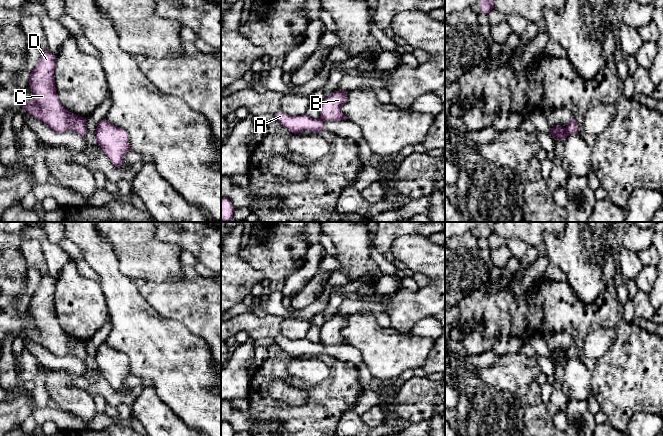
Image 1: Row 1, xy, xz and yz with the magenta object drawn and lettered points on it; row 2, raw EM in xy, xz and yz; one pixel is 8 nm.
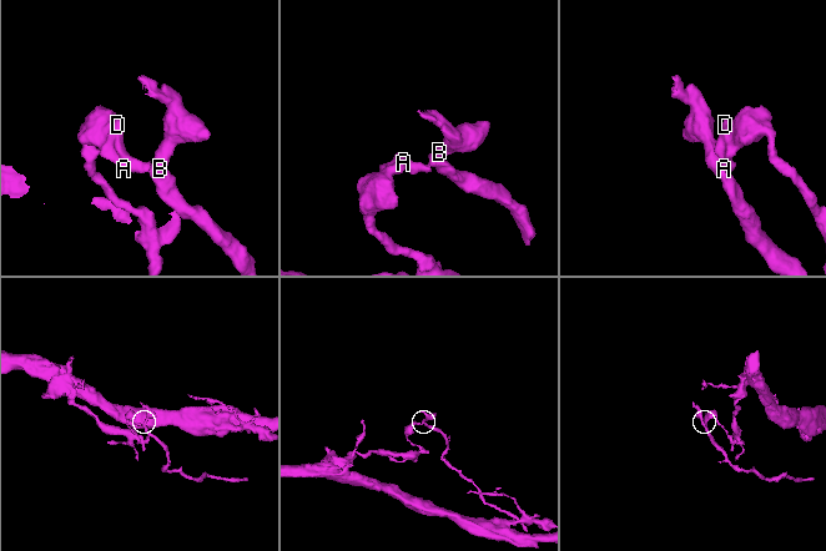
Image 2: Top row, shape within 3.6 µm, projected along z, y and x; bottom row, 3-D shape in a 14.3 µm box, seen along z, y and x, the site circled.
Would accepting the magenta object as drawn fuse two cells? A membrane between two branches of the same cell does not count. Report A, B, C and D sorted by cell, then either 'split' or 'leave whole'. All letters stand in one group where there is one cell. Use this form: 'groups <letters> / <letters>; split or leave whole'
groups A C D / B; split

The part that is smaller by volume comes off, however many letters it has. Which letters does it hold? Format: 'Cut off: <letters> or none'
Cut off: B

